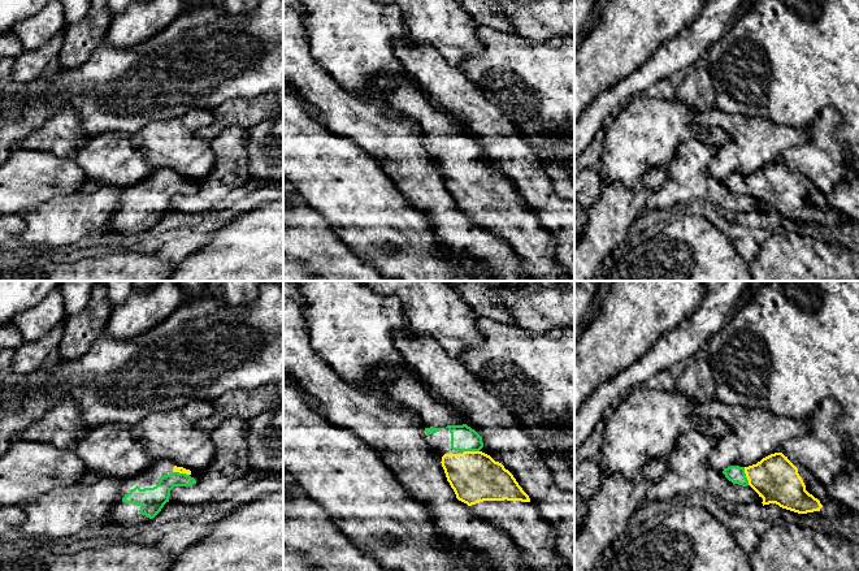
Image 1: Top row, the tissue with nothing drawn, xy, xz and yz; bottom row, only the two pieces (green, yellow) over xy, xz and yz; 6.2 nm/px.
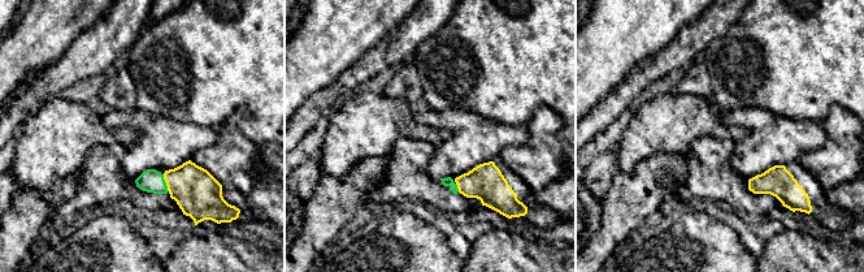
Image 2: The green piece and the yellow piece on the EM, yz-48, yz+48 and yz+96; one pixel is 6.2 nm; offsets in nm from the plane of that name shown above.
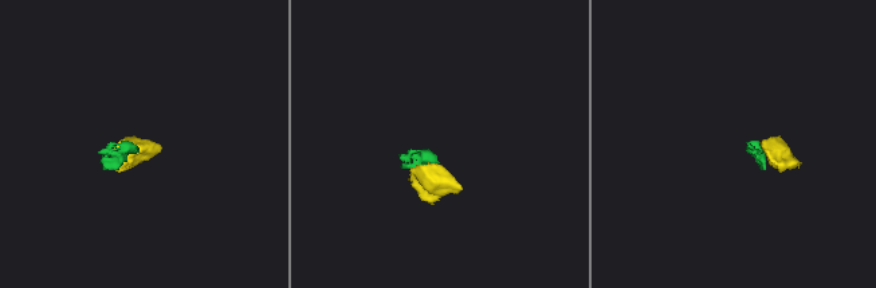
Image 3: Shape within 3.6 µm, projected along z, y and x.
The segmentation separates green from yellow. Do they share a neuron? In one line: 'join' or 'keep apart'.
join

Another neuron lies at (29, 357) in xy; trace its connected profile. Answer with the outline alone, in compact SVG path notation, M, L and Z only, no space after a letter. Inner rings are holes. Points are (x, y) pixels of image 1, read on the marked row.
M64 321L36 341L25 342L14 351L12 372L29 373L40 368L47 355L56 350L64 333Z

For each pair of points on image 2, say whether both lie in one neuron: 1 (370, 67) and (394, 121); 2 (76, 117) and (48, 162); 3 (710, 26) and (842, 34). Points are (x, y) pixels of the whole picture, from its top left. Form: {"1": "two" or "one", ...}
{"1": "two", "2": "one", "3": "two"}

